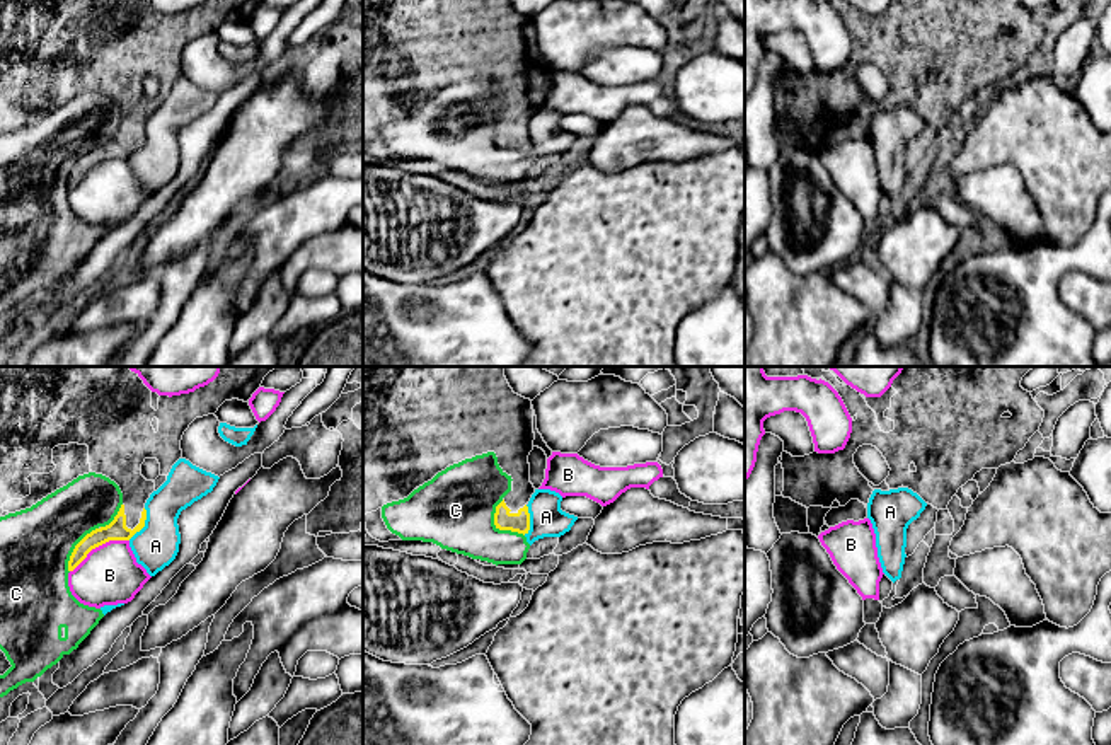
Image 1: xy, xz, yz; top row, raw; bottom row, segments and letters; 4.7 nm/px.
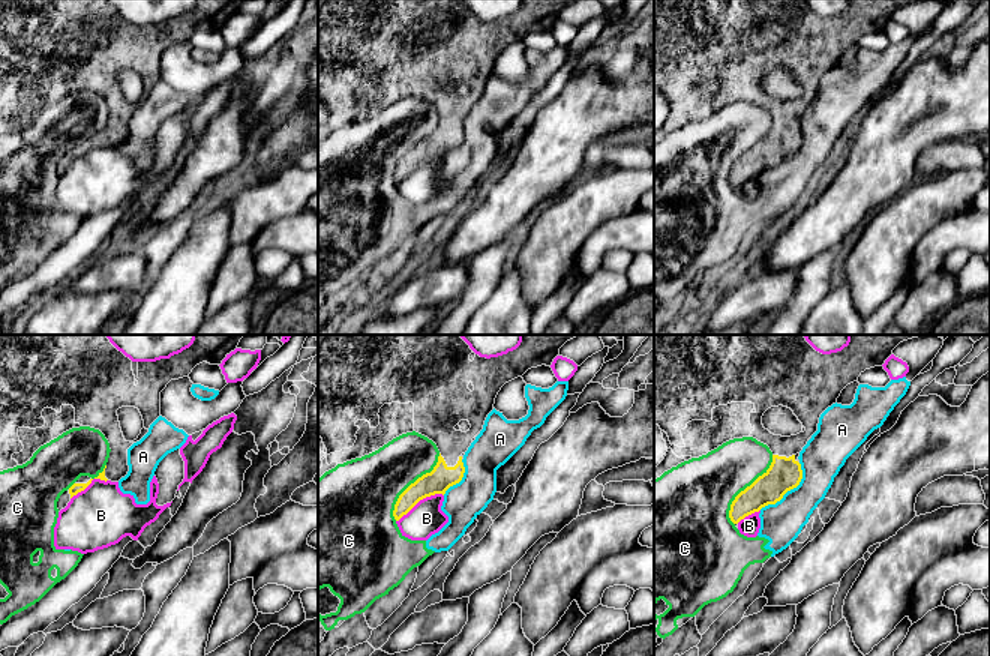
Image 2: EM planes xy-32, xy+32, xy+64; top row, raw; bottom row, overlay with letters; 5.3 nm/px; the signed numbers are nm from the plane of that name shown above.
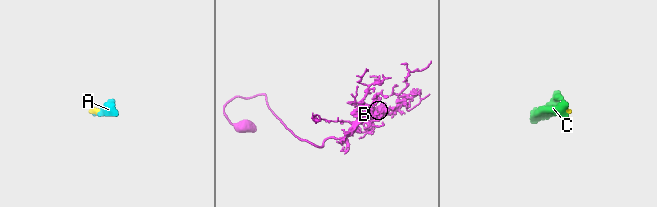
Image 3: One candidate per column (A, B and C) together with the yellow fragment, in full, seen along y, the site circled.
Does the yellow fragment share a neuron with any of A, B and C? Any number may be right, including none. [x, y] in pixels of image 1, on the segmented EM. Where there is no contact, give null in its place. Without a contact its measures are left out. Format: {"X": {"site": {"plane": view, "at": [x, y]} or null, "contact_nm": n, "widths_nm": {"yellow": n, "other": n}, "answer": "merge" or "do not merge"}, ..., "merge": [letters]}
{"A": {"site": {"plane": "xy", "at": [143, 525]}, "contact_nm": 170, "widths_nm": {"yellow": 100, "other": 220}, "answer": "do not merge"}, "B": {"site": {"plane": "xy", "at": [99, 544]}, "contact_nm": 320, "widths_nm": {"yellow": 100, "other": 280}, "answer": "do not merge"}, "C": {"site": {"plane": "xz", "at": [498, 527]}, "contact_nm": 200, "widths_nm": {"yellow": 100, "other": 360}, "answer": "do not merge"}, "merge": []}

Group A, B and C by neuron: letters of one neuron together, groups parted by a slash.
A C / B

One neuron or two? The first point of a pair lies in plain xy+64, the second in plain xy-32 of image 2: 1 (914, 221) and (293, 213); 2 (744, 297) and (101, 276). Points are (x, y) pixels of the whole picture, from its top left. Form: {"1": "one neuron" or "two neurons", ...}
{"1": "one neuron", "2": "one neuron"}

